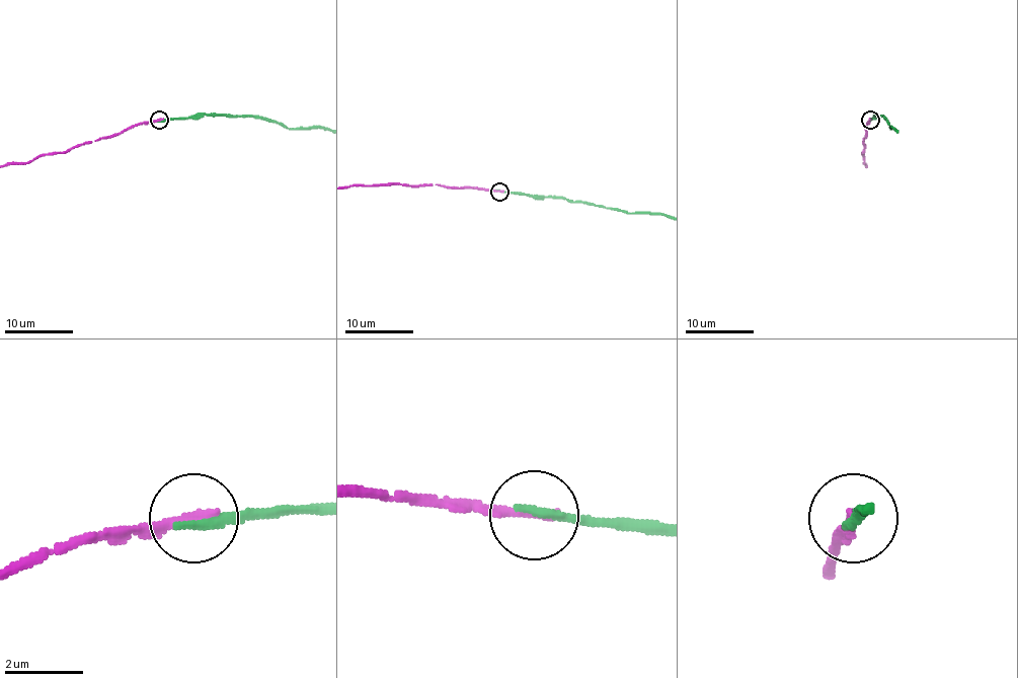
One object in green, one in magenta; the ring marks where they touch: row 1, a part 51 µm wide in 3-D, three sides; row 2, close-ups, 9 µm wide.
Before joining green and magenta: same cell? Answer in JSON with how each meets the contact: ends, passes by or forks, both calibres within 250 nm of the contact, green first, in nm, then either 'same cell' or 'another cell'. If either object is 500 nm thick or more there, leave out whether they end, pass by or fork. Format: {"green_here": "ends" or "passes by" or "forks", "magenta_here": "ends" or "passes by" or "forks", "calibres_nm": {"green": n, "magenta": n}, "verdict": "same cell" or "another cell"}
{"green_here": "ends", "magenta_here": "ends", "calibres_nm": {"green": 240, "magenta": 280}, "verdict": "another cell"}

